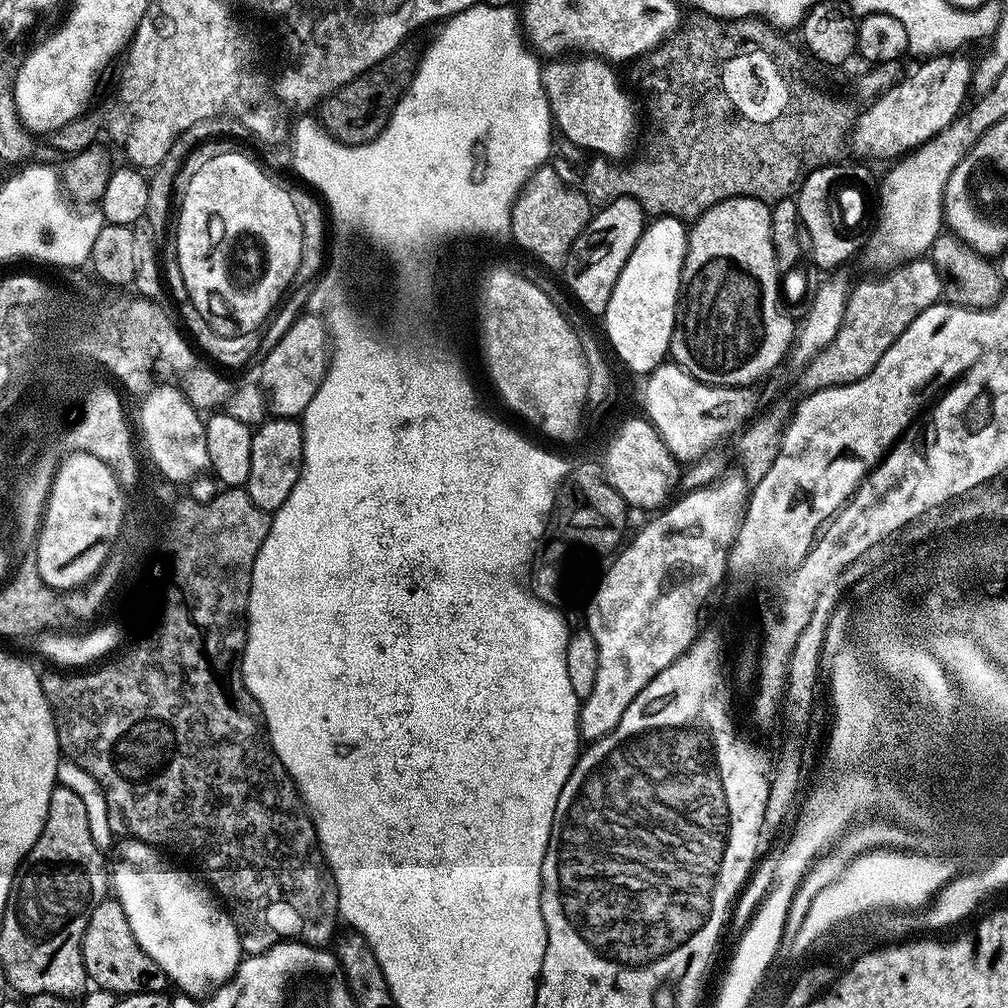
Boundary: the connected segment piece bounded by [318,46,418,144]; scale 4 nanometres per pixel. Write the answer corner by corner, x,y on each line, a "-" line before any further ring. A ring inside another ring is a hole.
409,46
395,48
386,58
382,58
374,66
370,66
361,76
355,76
346,86
327,96
318,108
318,120
336,140
344,144
365,144
373,140
388,125
388,119
403,98
405,90
412,84
412,75
416,73
418,52

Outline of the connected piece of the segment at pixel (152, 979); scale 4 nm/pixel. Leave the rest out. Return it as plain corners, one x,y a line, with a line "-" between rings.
105,898
90,914
90,922
86,926
86,934
82,938
82,958
89,981
97,989
115,993
117,997
133,996
139,992
163,992
170,988
168,976
138,946
138,938
134,938
134,930
130,930
130,922
126,922
126,910
114,898

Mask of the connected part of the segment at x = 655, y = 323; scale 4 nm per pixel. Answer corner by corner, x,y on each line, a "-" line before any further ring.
657,216
645,227
638,238
638,246
634,246
630,258
626,258
626,266
622,266
622,274
618,274
618,282
614,282
614,294
610,294
602,323
617,358
632,372
653,372
659,364
665,363
669,355
668,347
672,341
676,309
680,302
680,275
687,249
688,228
685,221
676,220
673,216

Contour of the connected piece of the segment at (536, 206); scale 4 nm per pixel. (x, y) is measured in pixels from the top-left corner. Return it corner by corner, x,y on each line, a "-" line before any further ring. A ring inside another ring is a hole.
541,166
525,182
523,192
512,205
510,236
516,239
522,251
529,252
538,263
560,270
568,259
568,251
582,235
593,215
593,201
579,187
558,178
552,167

